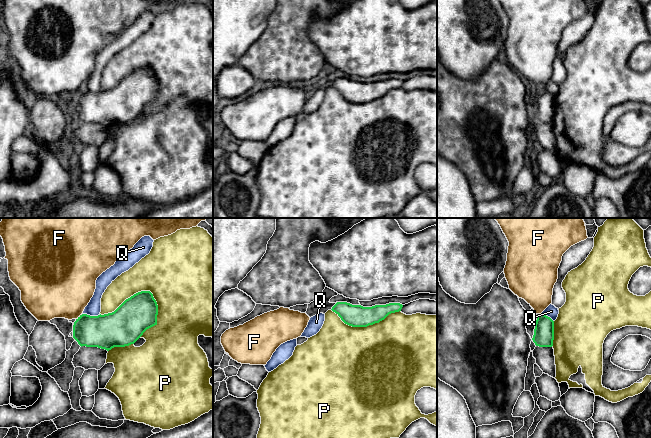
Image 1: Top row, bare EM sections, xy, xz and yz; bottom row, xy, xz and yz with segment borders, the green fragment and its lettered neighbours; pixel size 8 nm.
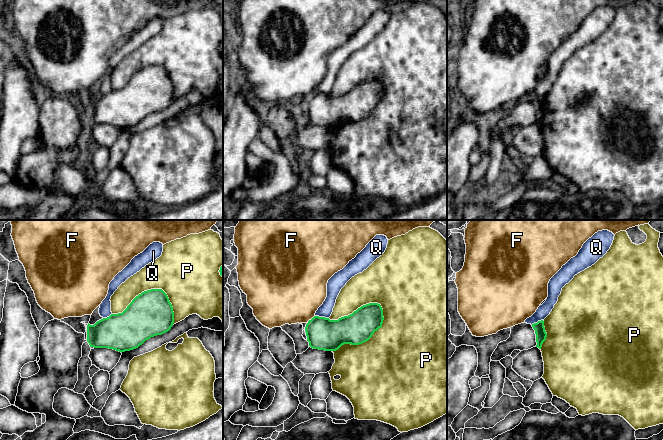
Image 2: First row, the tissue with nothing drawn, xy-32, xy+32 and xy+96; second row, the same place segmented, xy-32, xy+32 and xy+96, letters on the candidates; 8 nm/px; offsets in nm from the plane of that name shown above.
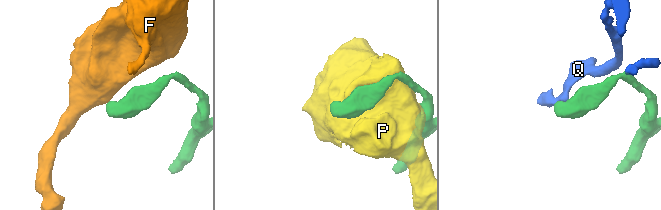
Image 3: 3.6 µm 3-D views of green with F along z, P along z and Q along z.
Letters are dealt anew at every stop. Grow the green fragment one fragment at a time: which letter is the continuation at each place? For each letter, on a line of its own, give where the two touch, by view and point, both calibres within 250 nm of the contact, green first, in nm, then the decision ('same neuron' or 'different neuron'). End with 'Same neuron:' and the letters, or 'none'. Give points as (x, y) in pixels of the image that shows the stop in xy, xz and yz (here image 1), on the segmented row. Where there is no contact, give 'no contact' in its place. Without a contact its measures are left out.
F: xy (78, 317) | 280/440 nm | different neuron
P: xy (131, 296) | 300/300 nm | different neuron
Q: xy (91, 316) | 280/120 nm | different neuron
Same neuron: none

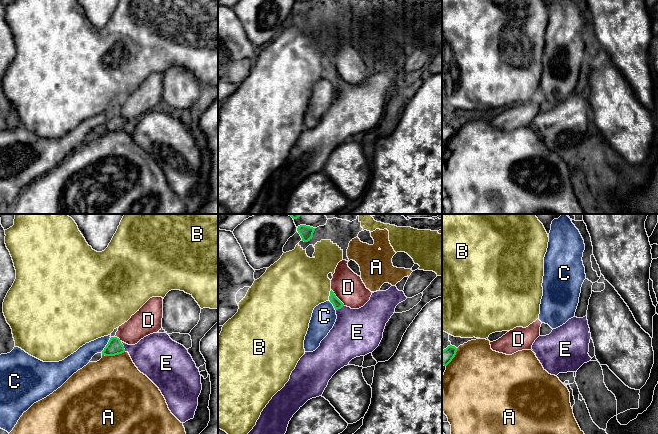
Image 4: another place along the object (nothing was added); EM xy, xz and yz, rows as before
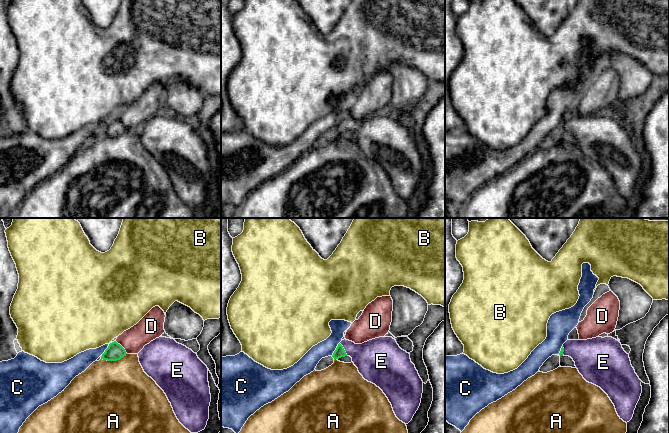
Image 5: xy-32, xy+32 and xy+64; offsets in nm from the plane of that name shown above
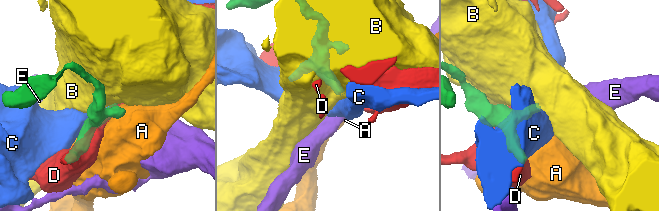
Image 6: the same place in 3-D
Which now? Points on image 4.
A: xy (113, 355) | 130/480 nm | different neuron
B: xz (330, 295) | 70/420 nm | different neuron
C: xy (106, 345) | 130/140 nm | different neuron
D: xz (336, 297) | 70/240 nm | different neuron
E: xy (123, 346) | 130/320 nm | same neuron
Same neuron: E

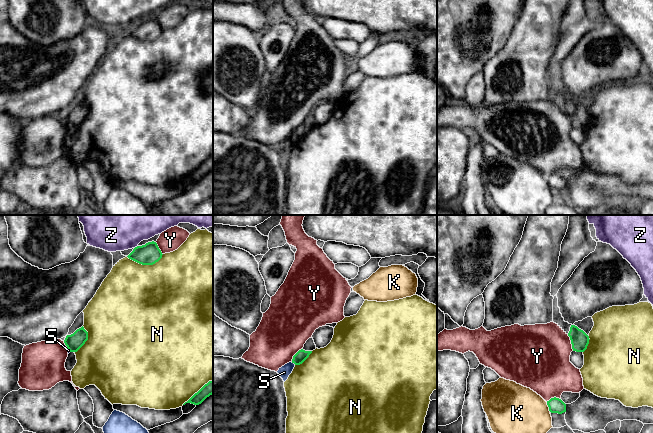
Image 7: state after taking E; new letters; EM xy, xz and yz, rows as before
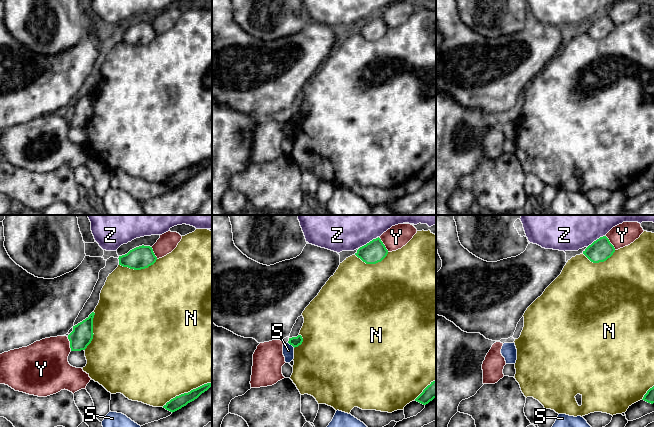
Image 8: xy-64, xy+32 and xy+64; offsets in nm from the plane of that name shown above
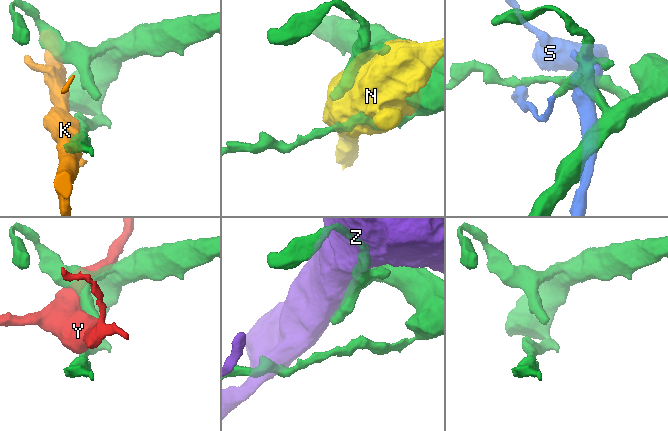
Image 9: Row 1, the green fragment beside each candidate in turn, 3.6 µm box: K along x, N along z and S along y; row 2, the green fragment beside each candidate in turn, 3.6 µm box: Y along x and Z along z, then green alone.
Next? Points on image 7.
K: yz (548, 406) | 120/380 nm | different neuron
N: xy (145, 264) | 170/500 nm | different neuron
S: xz (293, 362) | 90/90 nm | different neuron
Y: yz (571, 342) | 140/460 nm | different neuron
Z: xy (135, 247) | 170/480 nm | different neuron
Same neuron: none

